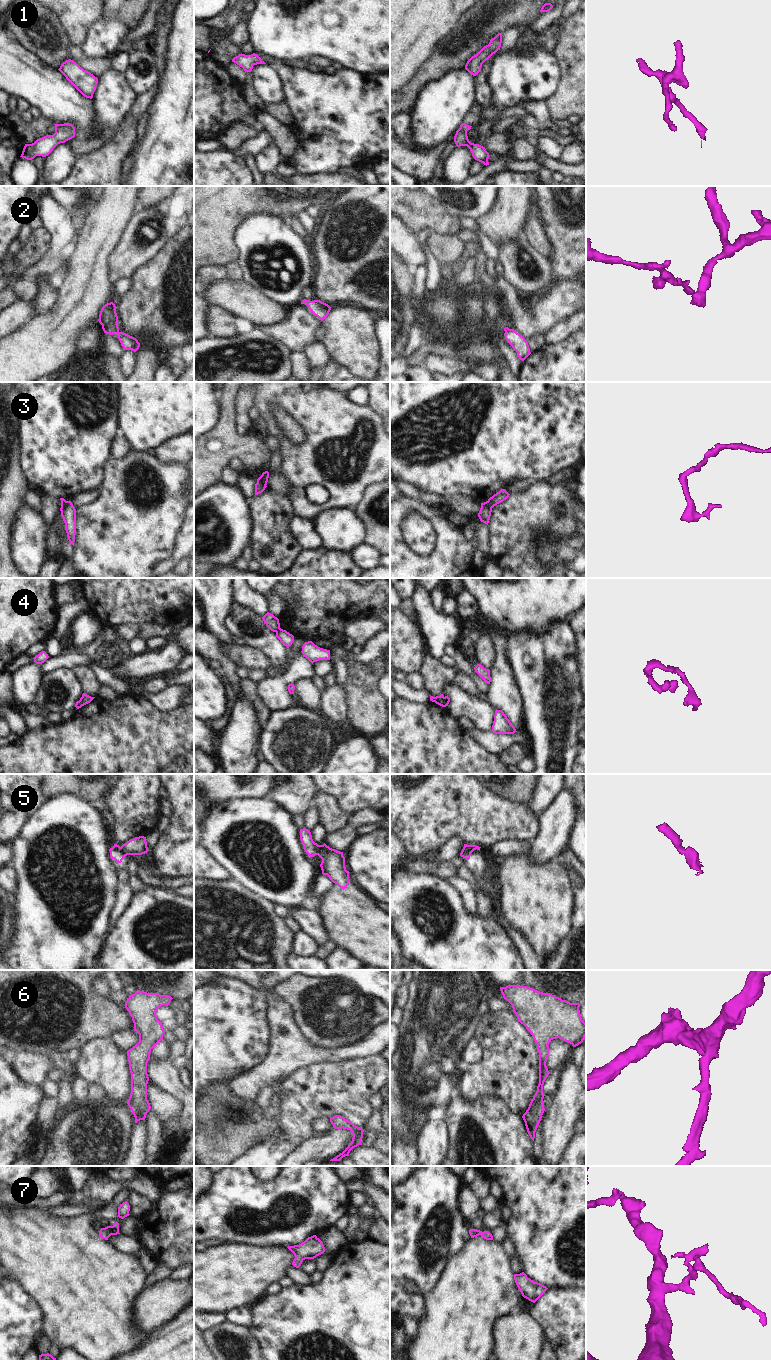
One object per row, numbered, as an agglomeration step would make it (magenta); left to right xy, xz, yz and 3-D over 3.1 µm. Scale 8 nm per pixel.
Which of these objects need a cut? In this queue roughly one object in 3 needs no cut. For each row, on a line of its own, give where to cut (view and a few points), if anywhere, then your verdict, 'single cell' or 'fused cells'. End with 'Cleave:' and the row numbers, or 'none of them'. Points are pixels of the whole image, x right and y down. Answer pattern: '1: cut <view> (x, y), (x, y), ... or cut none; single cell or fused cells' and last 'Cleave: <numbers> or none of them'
1: cut none; single cell
2: cut none; single cell
3: cut xz (258, 478), (265, 485); fused cells
4: cut xz (280, 628), (276, 633); fused cells
5: cut xz (321, 845), (317, 854); fused cells
6: cut none; single cell
7: cut none; single cell
Cleave: 3, 4, 5

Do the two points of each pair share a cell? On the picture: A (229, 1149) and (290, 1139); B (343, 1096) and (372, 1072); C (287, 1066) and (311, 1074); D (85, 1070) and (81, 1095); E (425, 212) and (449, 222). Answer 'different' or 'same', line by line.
A: different
B: same
C: different
D: different
E: same

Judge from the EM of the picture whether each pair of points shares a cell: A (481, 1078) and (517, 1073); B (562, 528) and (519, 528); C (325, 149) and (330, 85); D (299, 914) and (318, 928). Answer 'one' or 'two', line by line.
A: one
B: one
C: one
D: one

